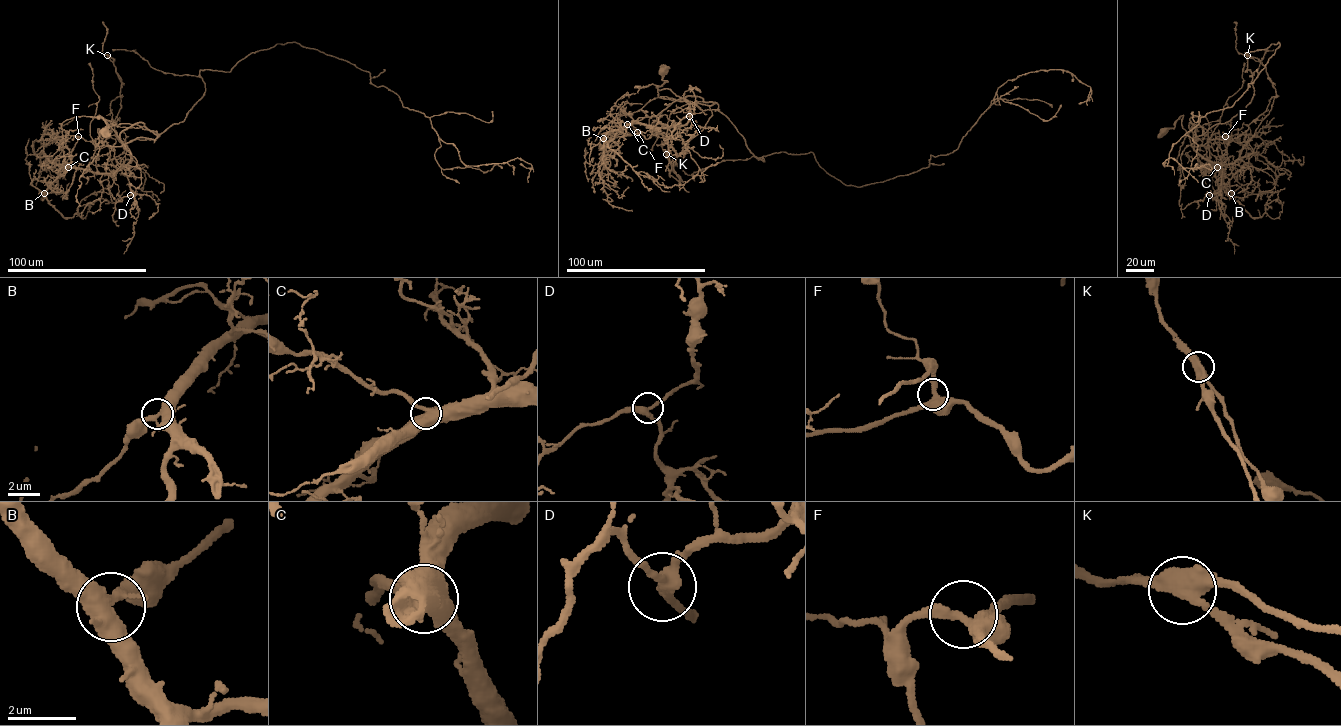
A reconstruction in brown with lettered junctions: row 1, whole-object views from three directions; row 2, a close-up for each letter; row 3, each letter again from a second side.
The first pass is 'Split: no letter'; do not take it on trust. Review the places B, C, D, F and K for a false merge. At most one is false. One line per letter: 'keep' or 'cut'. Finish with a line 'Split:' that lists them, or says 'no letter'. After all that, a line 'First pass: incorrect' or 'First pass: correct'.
B: keep
C: keep
D: keep
F: keep
K: keep
Split: no letter
First pass: correct

